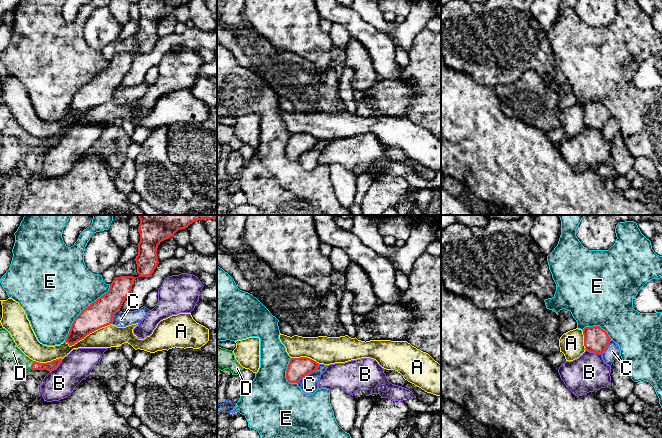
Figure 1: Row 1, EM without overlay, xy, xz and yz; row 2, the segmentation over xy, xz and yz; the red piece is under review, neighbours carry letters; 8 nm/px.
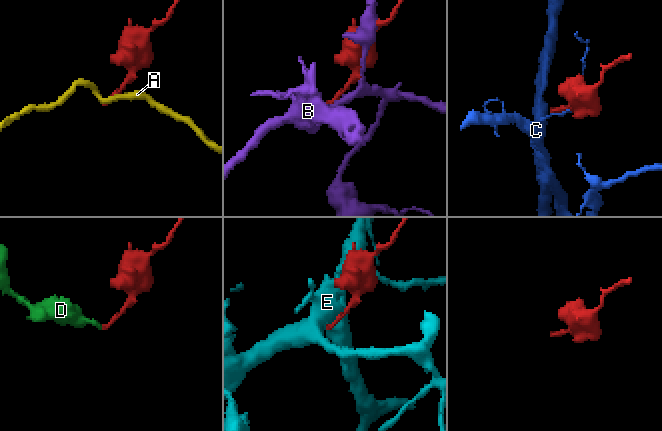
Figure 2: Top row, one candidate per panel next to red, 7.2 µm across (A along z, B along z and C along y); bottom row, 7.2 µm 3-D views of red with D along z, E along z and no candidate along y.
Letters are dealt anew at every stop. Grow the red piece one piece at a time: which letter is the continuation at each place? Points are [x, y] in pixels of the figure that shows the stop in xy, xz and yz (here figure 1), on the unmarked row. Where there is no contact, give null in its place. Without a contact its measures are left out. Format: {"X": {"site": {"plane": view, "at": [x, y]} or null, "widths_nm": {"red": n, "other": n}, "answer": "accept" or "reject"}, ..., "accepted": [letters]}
{"A": {"site": {"plane": "xy", "at": [87, 110]}, "widths_nm": {"red": 220, "other": 180}, "answer": "reject"}, "B": {"site": {"plane": "xy", "at": [56, 143]}, "widths_nm": {"red": 80, "other": 240}, "answer": "reject"}, "C": {"site": {"plane": "xz", "at": [308, 150]}, "widths_nm": {"red": 170, "other": 140}, "answer": "reject"}, "D": {"site": {"plane": "xy", "at": [32, 141]}, "widths_nm": {"red": 80, "other": 140}, "answer": "accept"}, "E": {"site": {"plane": "xy", "at": [83, 85]}, "widths_nm": {"red": 220, "other": 500}, "answer": "reject"}, "accepted": ["D"]}

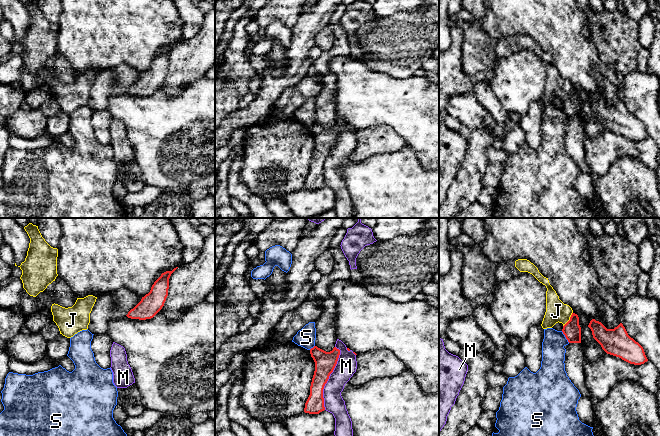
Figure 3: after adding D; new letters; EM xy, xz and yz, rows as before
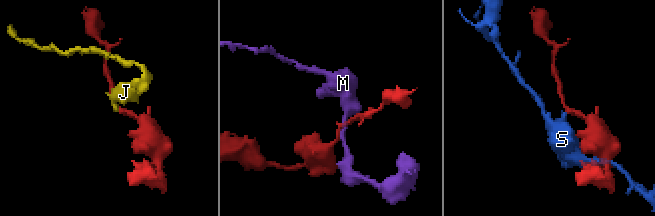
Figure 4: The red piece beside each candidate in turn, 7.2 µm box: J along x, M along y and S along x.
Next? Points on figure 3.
{"J": {"site": {"plane": "yz", "at": [570, 95]}, "widths_nm": {"red": 140, "other": 180}, "answer": "reject"}, "M": {"site": {"plane": "xz", "at": [328, 154]}, "widths_nm": {"red": 170, "other": 170}, "answer": "reject"}, "S": {"site": {"plane": "yz", "at": [565, 112]}, "widths_nm": {"red": 140, "other": 190}, "answer": "reject"}, "accepted": []}

